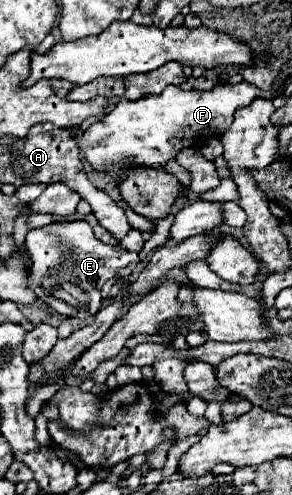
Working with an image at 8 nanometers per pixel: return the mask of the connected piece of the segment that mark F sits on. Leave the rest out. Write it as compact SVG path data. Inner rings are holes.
M242 81L238 85L218 85L210 91L184 91L178 85L168 85L160 95L146 95L138 101L120 99L104 119L82 133L80 149L94 169L110 173L124 171L130 165L162 167L182 147L198 147L208 137L220 137L230 127L234 111L250 105L258 95L274 97L276 91L262 93L258 87Z

